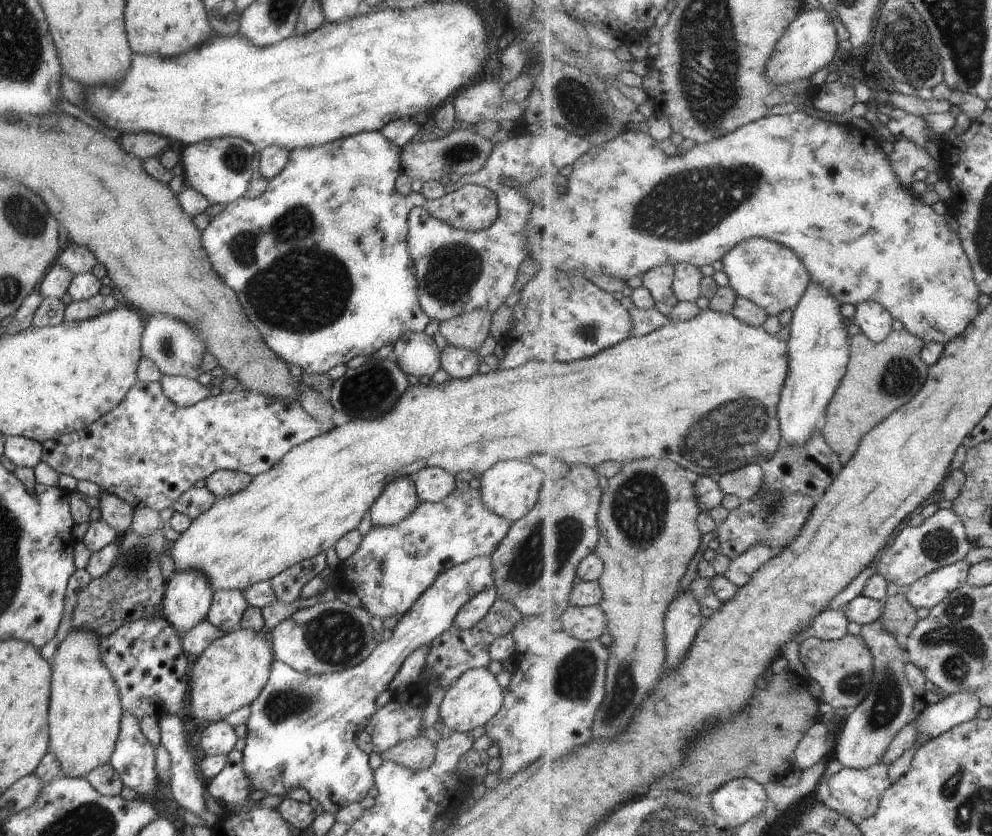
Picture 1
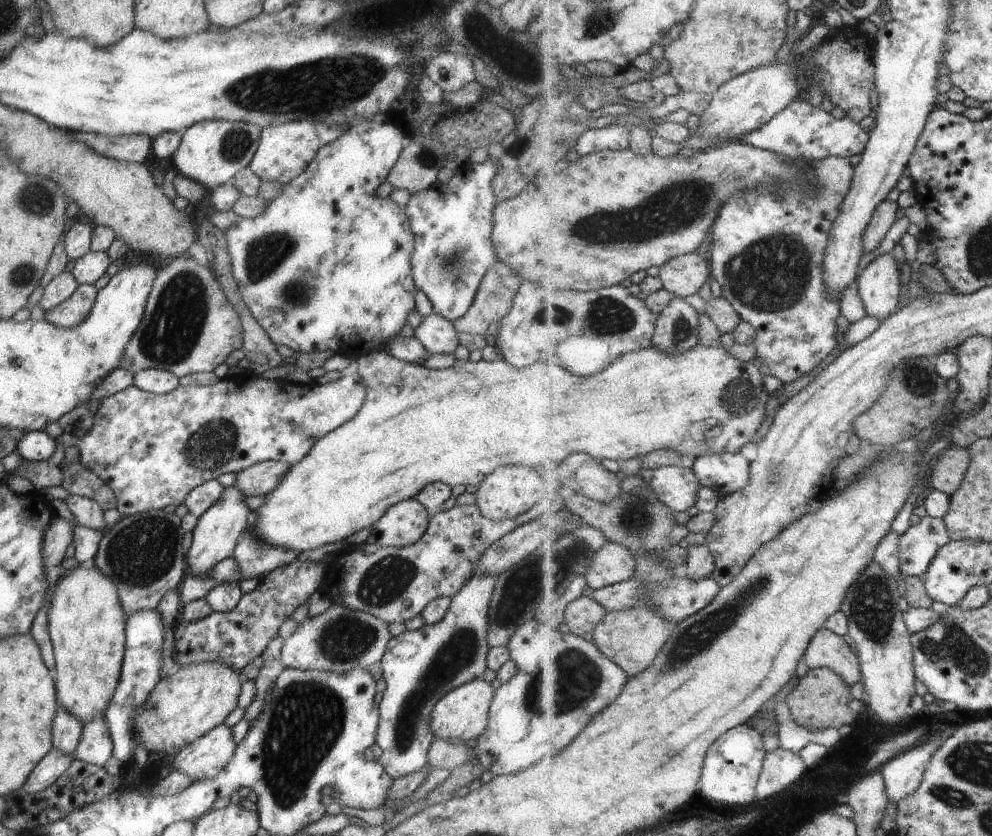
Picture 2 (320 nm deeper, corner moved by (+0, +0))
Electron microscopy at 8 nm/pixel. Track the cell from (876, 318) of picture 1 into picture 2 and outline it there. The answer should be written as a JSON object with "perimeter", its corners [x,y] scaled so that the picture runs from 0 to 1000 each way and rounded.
{"perimeter":[[[896,303],[884,305],[875,317],[871,317],[865,328],[866,352],[871,359],[877,378],[894,383],[896,376],[904,373],[906,352],[908,352],[908,328],[904,311]]]}

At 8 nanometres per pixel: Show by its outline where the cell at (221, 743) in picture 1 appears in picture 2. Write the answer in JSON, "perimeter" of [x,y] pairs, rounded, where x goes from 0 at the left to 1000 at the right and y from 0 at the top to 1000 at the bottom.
{"perimeter":[[[220,866],[182,895],[174,907],[173,921],[183,923],[194,935],[212,932],[233,909],[237,894],[232,871]]]}

